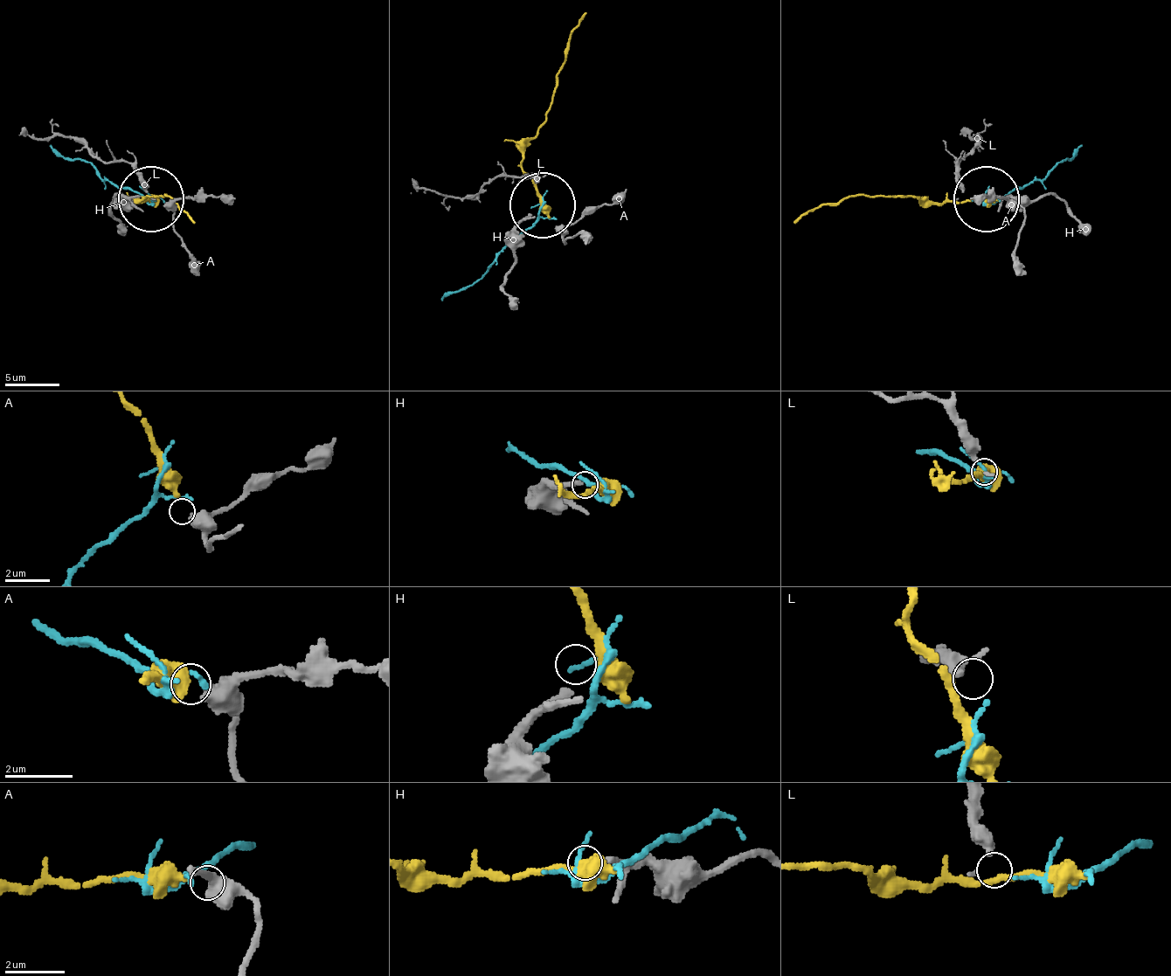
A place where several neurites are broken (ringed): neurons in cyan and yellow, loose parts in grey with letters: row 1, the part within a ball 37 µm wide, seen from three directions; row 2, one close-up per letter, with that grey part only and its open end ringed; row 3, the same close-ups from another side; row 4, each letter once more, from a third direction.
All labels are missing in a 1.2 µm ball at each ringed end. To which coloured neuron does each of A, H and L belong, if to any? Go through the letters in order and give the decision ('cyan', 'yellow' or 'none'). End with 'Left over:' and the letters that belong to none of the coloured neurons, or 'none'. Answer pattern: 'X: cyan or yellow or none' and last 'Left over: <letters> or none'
A: none
H: none
L: none
Left over: A, H, L

